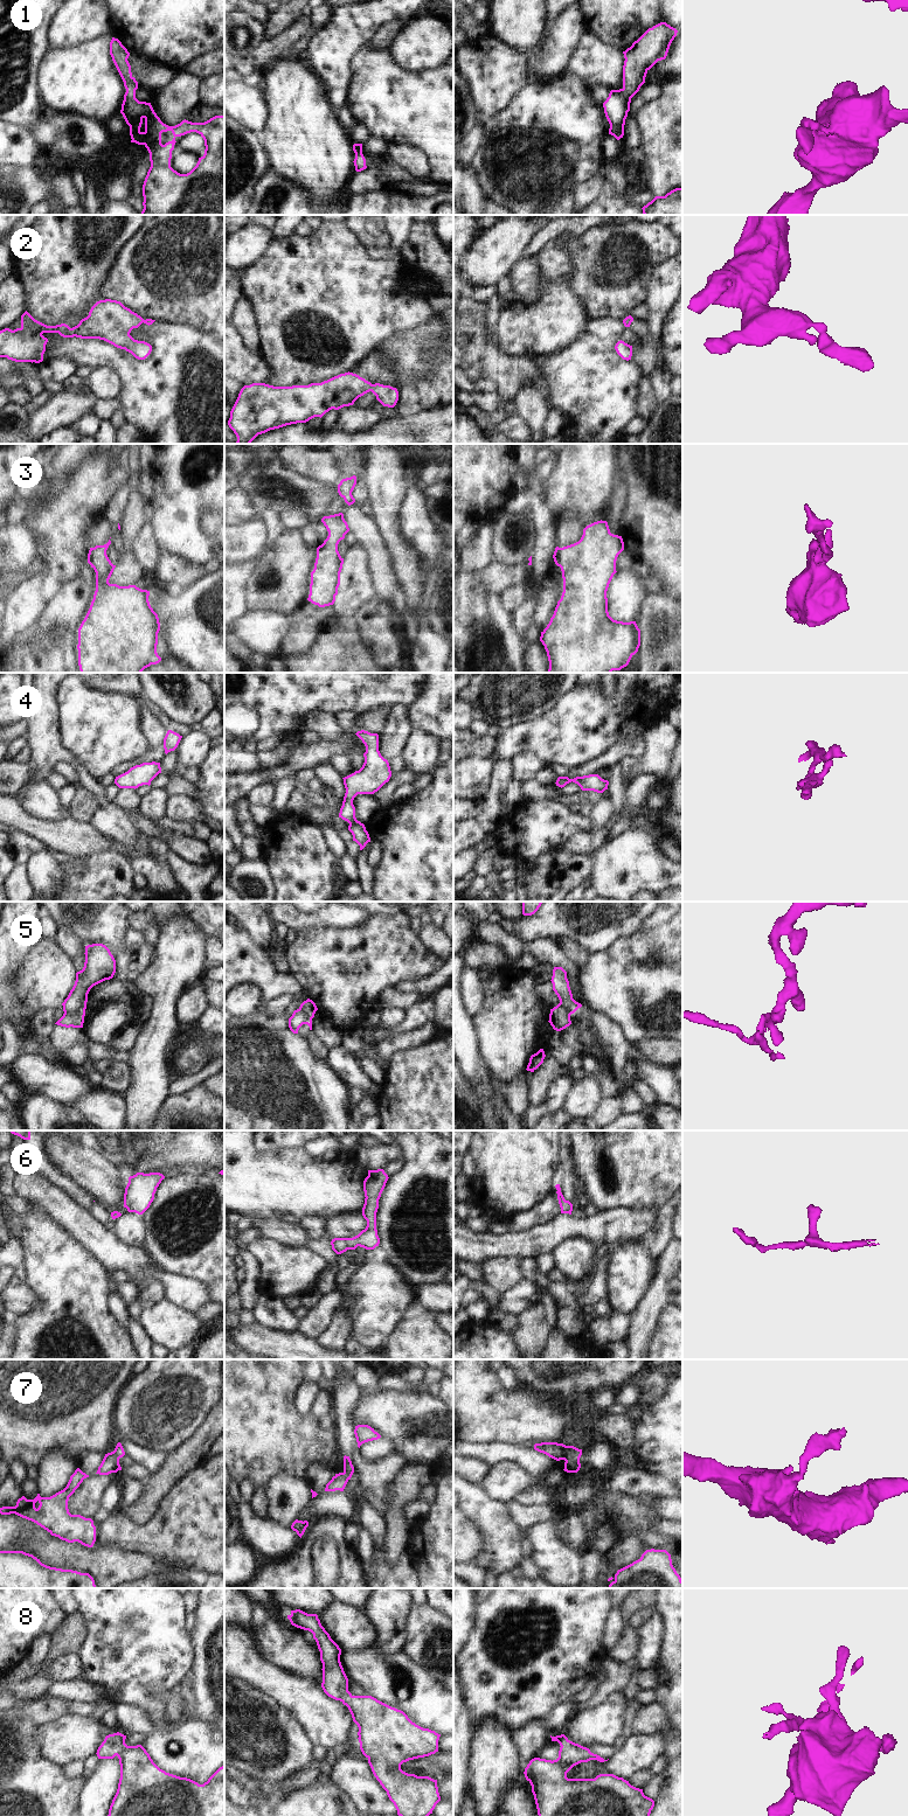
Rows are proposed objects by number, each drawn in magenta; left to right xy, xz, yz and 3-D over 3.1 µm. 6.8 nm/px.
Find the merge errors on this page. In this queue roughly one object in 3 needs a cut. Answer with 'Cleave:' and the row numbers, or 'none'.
Cleave: 5

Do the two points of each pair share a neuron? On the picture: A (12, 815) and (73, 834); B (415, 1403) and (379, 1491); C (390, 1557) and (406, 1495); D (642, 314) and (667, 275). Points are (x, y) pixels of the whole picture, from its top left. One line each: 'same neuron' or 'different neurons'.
A: same neuron
B: different neurons
C: same neuron
D: different neurons

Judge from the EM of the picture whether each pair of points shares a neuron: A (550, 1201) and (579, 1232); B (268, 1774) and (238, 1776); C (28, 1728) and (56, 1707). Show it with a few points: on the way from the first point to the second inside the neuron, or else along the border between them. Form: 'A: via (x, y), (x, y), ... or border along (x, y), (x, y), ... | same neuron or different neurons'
A: border along (560, 1211), (549, 1220), (535, 1225) | different neurons
B: border along (236, 1768), (261, 1783) | different neurons
C: border along (22, 1705), (20, 1713), (39, 1726) | different neurons

